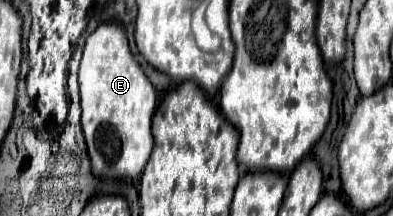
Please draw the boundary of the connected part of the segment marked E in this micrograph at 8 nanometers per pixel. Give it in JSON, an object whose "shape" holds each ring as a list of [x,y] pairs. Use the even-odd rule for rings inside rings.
{"shape":[[[101,24],[87,38],[79,66],[79,94],[81,130],[93,174],[101,180],[135,180],[143,172],[153,148],[151,118],[157,106],[157,92],[133,58],[121,24]]]}

